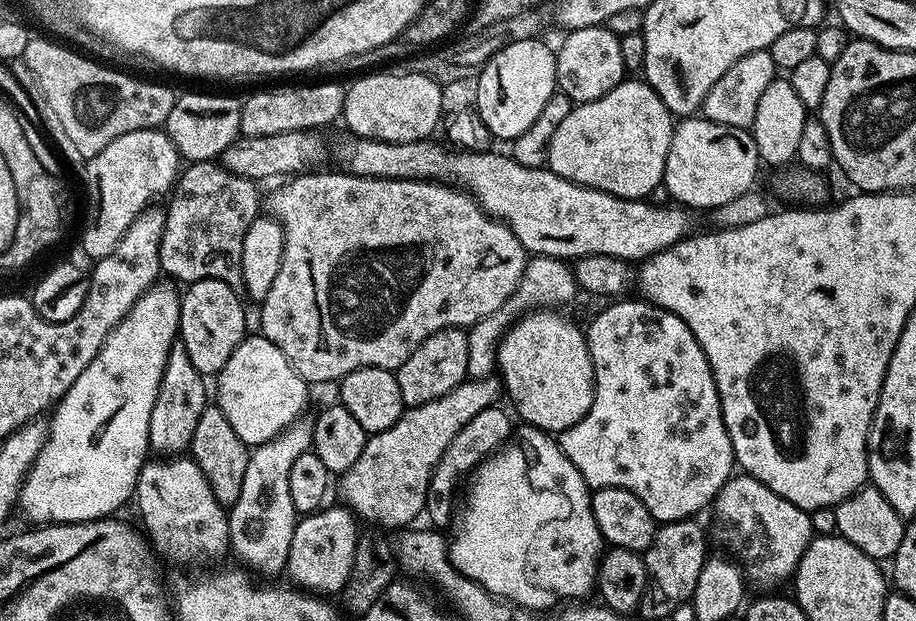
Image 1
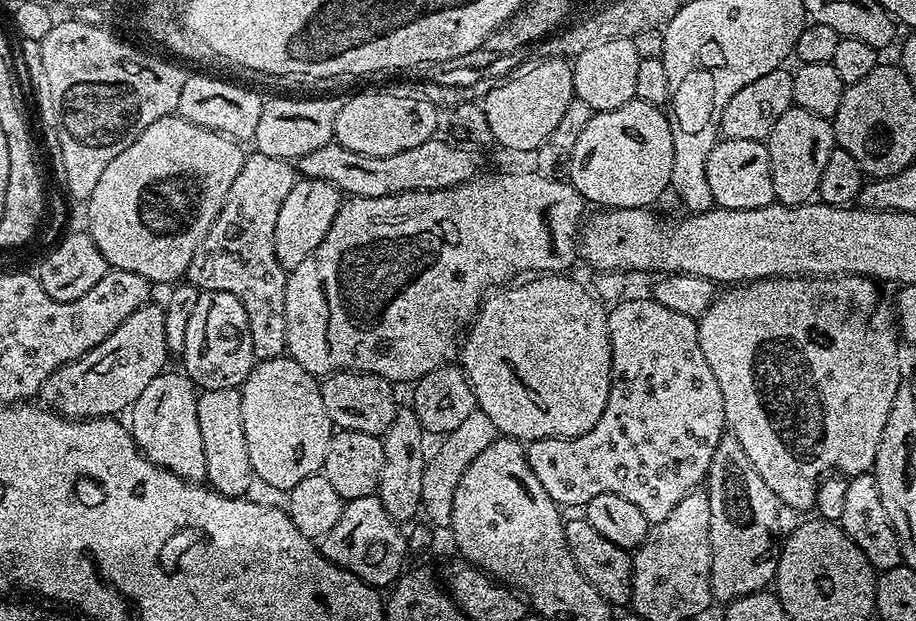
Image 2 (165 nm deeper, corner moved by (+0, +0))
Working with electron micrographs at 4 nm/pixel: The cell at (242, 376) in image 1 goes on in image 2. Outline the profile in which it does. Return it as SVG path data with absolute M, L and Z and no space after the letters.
M287 354L272 356L253 367L240 388L240 397L246 450L250 454L250 466L257 481L265 480L272 488L287 490L298 486L302 478L317 475L323 469L326 450L334 435L334 425L324 405L317 377Z

